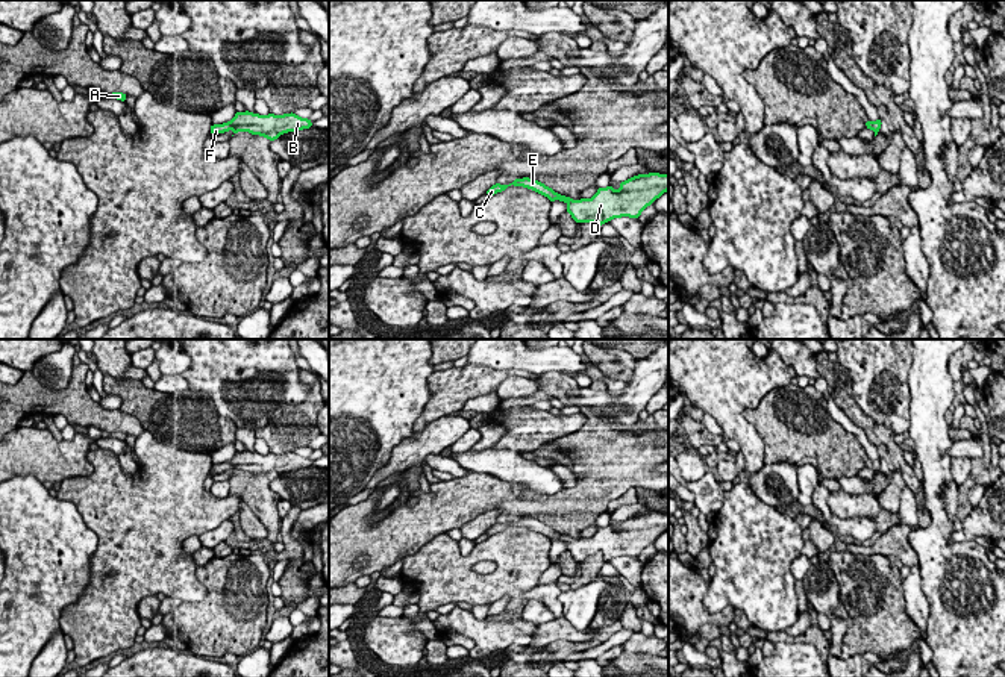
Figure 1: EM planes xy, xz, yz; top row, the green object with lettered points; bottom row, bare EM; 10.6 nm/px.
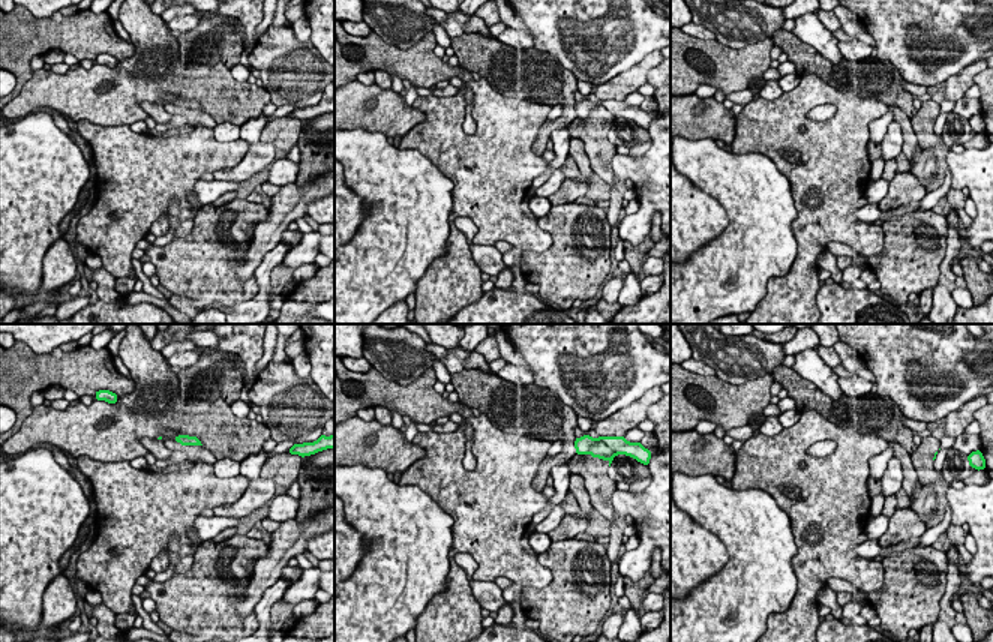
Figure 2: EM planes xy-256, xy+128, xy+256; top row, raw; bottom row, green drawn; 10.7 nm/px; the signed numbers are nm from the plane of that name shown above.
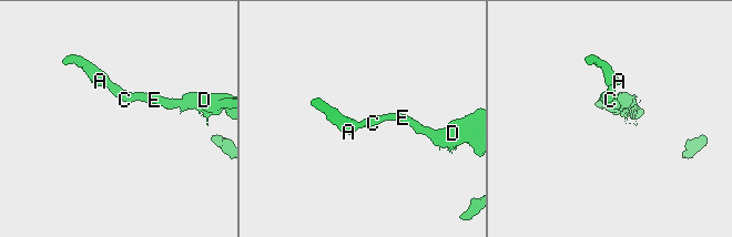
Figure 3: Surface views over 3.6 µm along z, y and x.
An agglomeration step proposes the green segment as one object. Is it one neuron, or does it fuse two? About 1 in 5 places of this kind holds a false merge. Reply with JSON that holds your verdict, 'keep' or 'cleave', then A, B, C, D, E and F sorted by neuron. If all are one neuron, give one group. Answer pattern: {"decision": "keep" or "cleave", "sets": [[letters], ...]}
{"decision": "keep", "sets": [["A", "B", "C", "D", "E", "F"]]}

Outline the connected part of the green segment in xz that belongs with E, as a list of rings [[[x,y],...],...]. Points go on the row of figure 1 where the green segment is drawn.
[[[649,173],[649,174],[638,174],[634,176],[625,182],[620,182],[620,189],[615,191],[611,185],[606,188],[597,188],[597,192],[591,198],[581,198],[581,200],[573,200],[565,195],[559,195],[555,192],[552,188],[546,186],[544,183],[523,177],[523,179],[514,179],[512,183],[509,185],[500,185],[496,183],[493,185],[485,194],[494,195],[497,192],[505,191],[508,186],[523,186],[528,189],[532,189],[538,194],[543,194],[547,197],[550,201],[559,200],[568,204],[567,212],[571,215],[575,223],[594,223],[596,226],[603,226],[605,223],[614,220],[614,218],[621,218],[621,217],[629,217],[629,218],[637,218],[641,215],[641,212],[650,206],[656,198],[659,198],[664,192],[668,191],[668,174],[659,174],[659,173]]]

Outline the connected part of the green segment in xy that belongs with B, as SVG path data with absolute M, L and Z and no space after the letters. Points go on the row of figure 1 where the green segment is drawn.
M246 111L236 112L229 123L212 124L209 133L218 135L232 130L235 135L238 132L249 132L274 141L283 133L309 127L312 127L312 121L296 115L294 112L283 115L259 115Z

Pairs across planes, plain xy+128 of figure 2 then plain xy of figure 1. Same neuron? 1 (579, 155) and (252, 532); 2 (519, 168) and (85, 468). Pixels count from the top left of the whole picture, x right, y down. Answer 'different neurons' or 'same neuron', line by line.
1: same neuron
2: different neurons

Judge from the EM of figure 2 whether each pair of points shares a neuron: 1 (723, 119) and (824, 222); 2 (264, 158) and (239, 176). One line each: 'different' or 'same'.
1: different
2: same

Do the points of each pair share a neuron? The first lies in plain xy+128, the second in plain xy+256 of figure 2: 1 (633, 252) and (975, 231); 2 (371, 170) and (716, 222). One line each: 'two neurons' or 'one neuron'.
1: two neurons
2: two neurons

